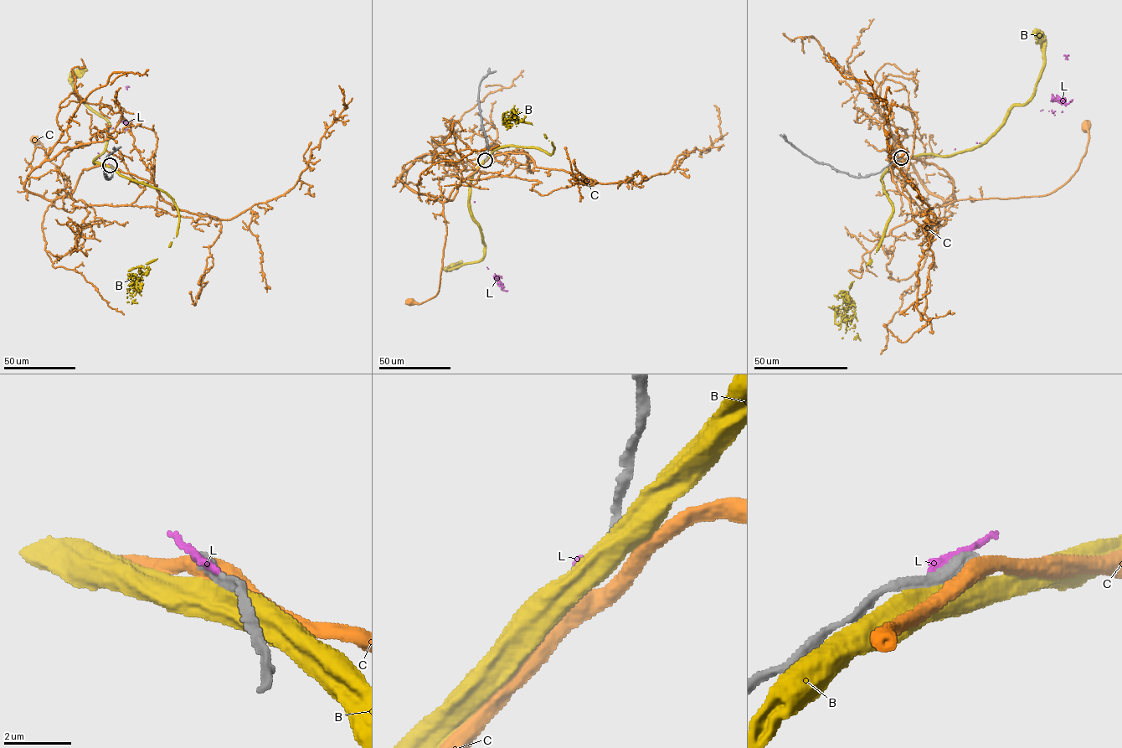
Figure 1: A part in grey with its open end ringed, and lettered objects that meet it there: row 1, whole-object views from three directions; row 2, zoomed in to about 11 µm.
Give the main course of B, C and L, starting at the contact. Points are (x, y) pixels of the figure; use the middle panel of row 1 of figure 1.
B: (486, 158), (503, 147), (553, 151), (532, 124), (522, 119), (511, 125), (511, 116), (506, 126), (512, 126)
C: (485, 160), (460, 184), (454, 198), (443, 203), (446, 234), (439, 291), (434, 296), (421, 303), (410, 301)
L: (485, 160), (474, 202), (486, 267), (498, 275), (497, 283), (500, 281), (497, 280), (503, 287), (501, 288)

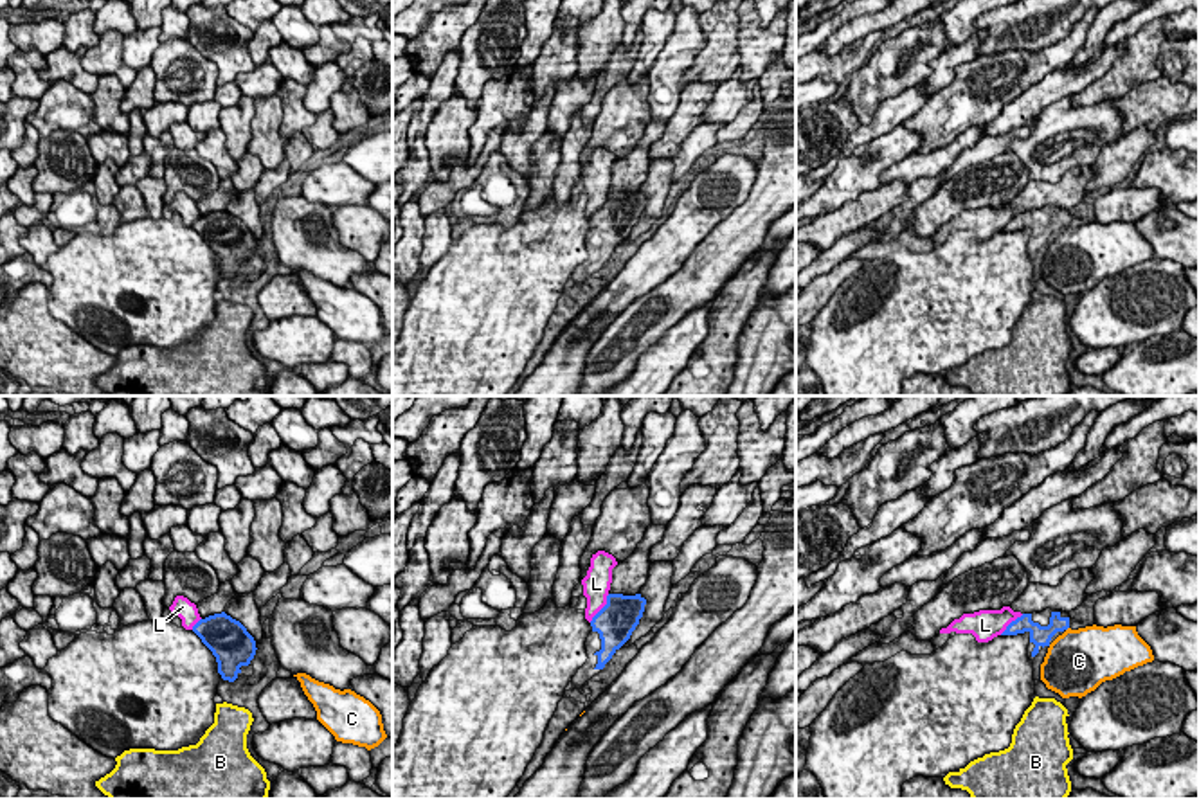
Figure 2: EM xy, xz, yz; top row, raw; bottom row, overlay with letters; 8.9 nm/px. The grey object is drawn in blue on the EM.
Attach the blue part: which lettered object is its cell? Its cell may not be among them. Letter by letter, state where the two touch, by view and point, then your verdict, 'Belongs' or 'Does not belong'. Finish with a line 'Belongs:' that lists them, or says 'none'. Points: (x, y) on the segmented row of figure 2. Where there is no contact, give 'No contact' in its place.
B: No contact. Does not belong
C: No contact. Does not belong
L: Touches blue at xz (602, 609). Does not belong
Belongs: none

